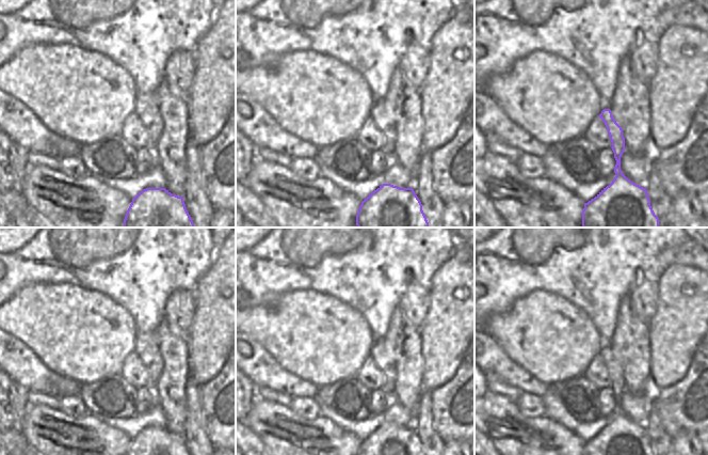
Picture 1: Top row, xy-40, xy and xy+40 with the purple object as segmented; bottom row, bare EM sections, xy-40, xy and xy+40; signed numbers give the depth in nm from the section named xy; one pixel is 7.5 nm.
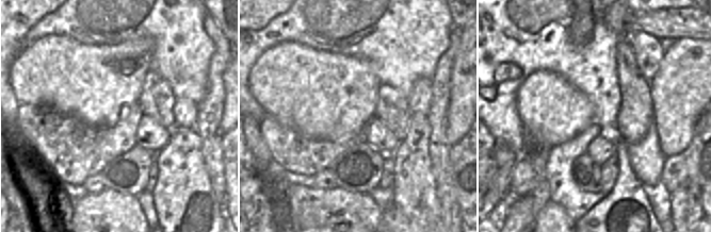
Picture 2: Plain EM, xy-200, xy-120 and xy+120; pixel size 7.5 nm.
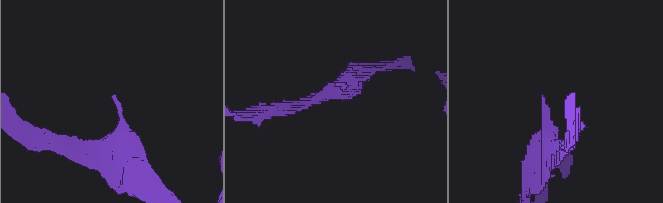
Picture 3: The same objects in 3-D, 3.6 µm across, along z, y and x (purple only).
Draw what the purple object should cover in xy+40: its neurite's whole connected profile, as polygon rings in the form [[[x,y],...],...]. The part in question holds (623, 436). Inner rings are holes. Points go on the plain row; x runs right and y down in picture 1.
[[[604,348],[599,357],[604,360],[612,381],[616,415],[594,438],[584,442],[582,455],[656,455],[646,427],[628,419],[621,409],[621,396],[625,390],[622,366],[613,358],[610,348]]]

